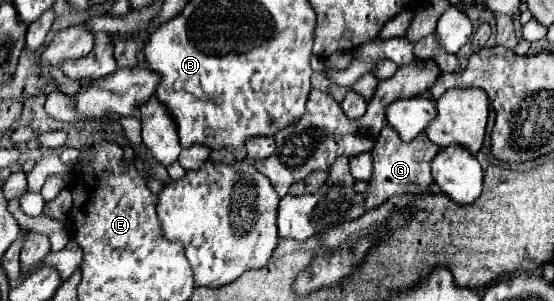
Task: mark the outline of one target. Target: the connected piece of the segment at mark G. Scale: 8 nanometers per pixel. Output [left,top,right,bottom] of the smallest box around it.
[343,125,440,221]

